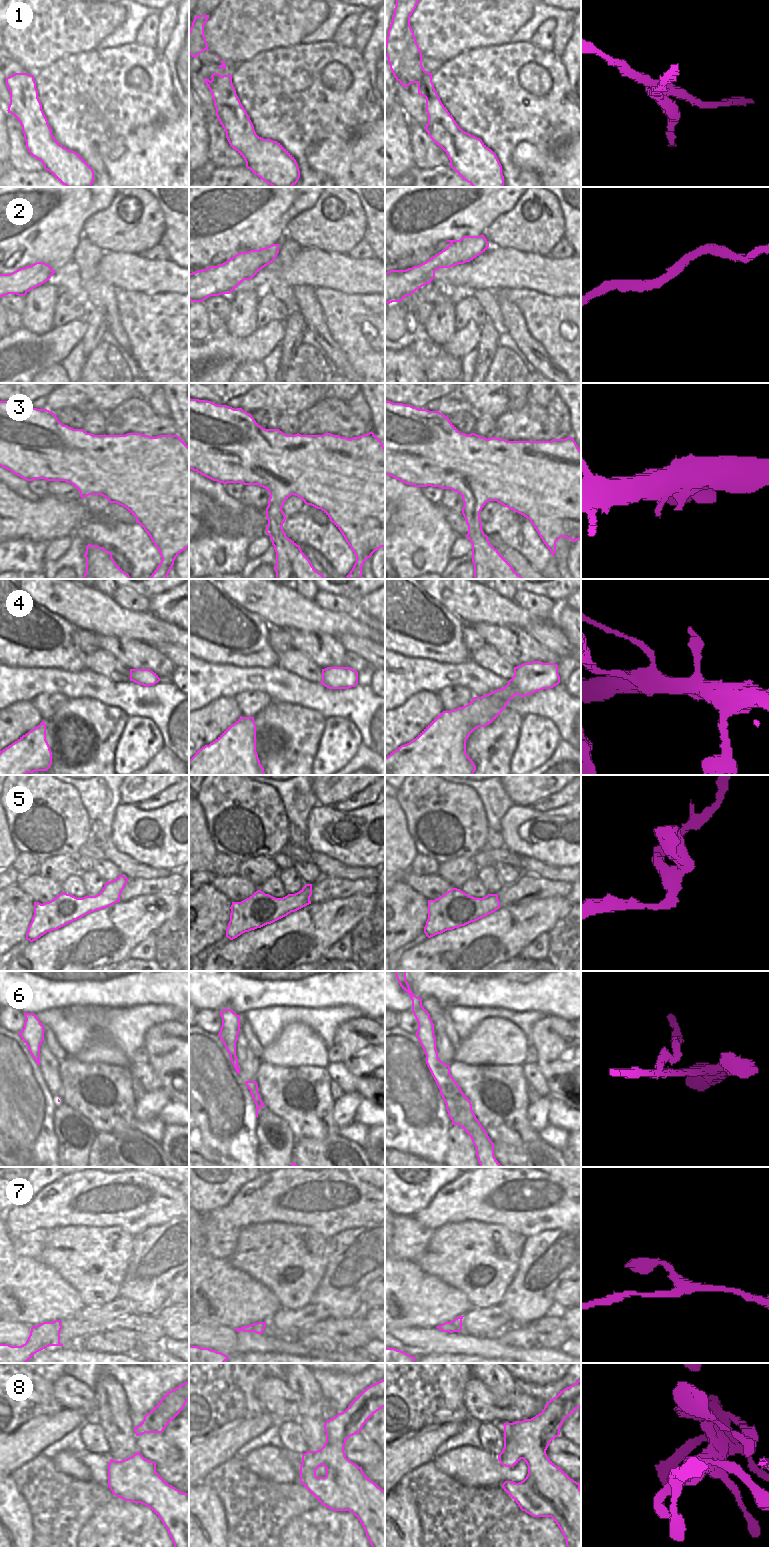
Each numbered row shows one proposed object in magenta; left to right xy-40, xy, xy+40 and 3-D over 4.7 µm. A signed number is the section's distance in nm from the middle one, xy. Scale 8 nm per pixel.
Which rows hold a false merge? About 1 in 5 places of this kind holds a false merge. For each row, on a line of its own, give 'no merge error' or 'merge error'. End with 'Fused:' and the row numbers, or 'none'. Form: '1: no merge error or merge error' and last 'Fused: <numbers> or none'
1: no merge error
2: no merge error
3: no merge error
4: no merge error
5: no merge error
6: merge error
7: no merge error
8: no merge error
Fused: 6

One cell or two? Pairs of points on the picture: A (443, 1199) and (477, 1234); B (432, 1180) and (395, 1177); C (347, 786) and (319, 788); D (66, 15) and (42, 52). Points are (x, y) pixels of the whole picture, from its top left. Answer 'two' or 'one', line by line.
A: two
B: one
C: one
D: one

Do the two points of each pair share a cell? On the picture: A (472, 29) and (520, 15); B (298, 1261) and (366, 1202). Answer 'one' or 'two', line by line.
A: one
B: two

